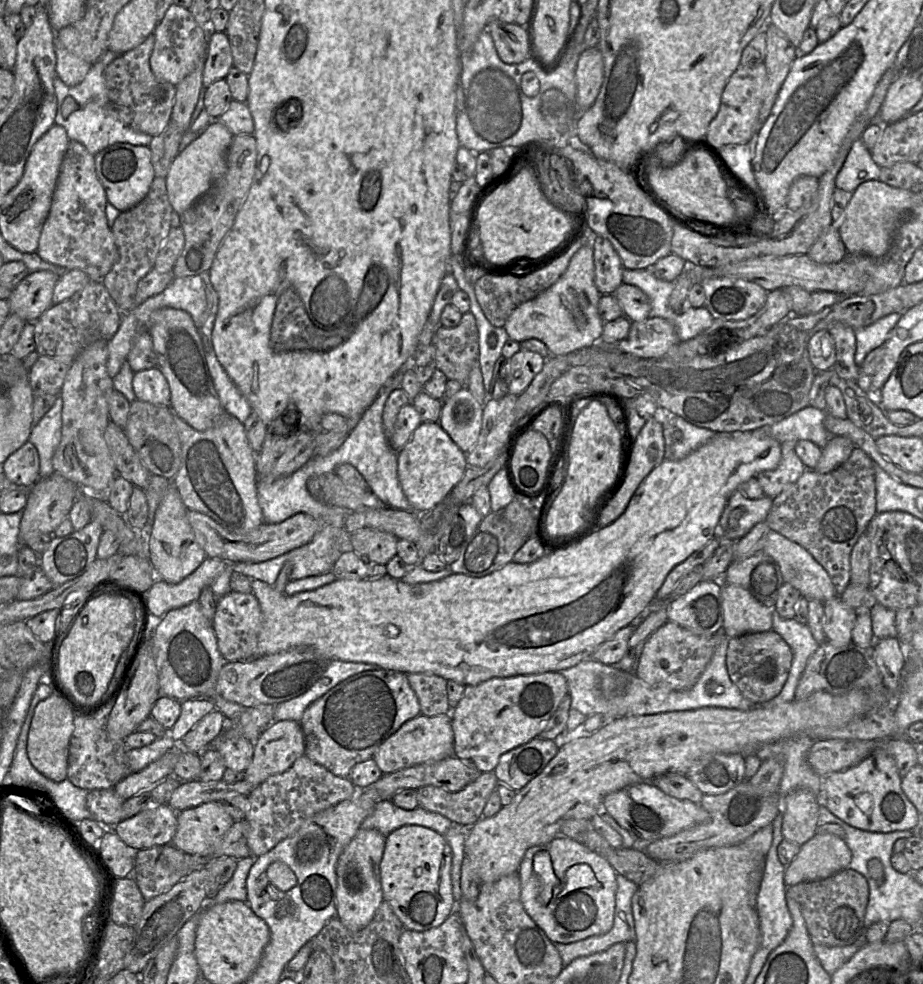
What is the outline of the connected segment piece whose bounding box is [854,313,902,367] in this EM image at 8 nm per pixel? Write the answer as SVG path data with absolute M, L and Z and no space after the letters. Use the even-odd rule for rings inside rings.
M901 313L888 314L866 327L854 330L856 338L854 360L859 367L869 352L885 342L888 333L897 324L901 315Z

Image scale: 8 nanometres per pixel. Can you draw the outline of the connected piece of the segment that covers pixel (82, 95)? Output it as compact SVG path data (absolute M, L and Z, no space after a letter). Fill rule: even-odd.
M106 51L88 71L84 80L76 86L67 86L57 75L54 78L54 88L57 97L57 113L55 124L66 129L68 138L85 146L90 154L95 156L105 148L115 143L130 143L133 145L149 146L153 136L135 131L130 125L114 119L106 110L106 104L110 101L105 86L104 69L119 55L113 51ZM67 97L72 97L78 104L78 108L64 117L62 105Z

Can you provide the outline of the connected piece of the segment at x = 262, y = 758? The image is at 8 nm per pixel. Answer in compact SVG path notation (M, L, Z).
M273 722L254 742L253 758L244 771L244 780L259 785L269 776L289 769L304 754L305 737L299 722Z

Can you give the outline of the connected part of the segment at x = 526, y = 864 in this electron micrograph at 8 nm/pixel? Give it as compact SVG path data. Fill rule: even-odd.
M562 835L551 842L529 848L518 869L520 900L531 919L556 944L569 944L591 936L604 935L614 924L617 873L608 860L585 845Z

